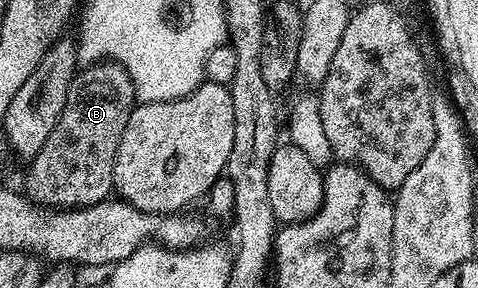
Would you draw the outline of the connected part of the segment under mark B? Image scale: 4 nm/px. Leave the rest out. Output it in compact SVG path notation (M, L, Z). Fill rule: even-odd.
M99 62L83 67L74 77L56 130L29 161L25 195L53 210L87 208L107 199L114 192L114 155L134 107L132 78L122 65Z

